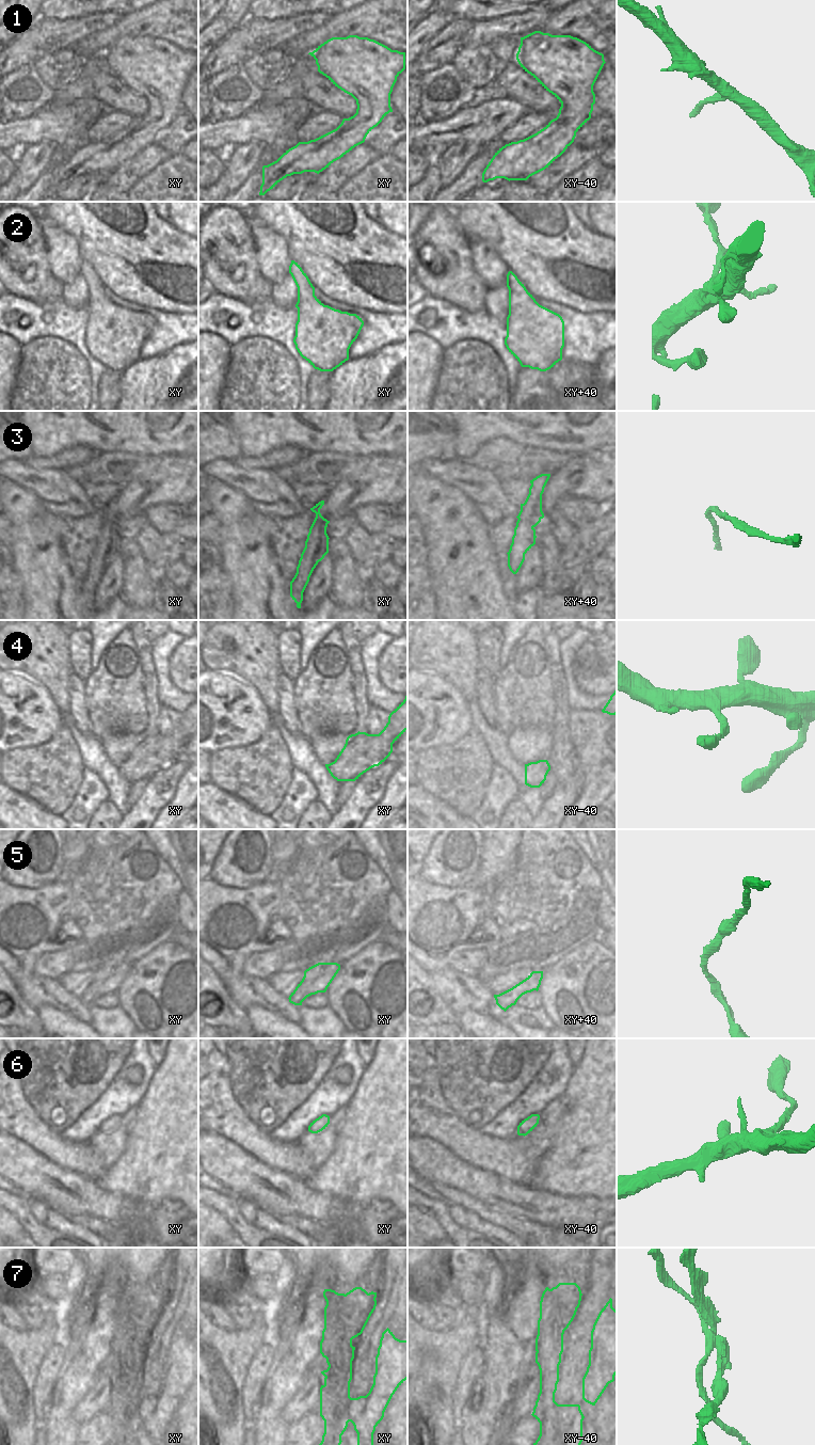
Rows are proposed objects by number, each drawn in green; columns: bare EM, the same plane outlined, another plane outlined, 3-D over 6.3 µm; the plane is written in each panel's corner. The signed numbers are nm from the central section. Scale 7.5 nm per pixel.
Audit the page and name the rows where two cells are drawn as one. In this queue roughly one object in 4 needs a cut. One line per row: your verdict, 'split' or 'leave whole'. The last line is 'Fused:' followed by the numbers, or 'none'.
1: leave whole
2: leave whole
3: leave whole
4: leave whole
5: leave whole
6: leave whole
7: split
Fused: 7

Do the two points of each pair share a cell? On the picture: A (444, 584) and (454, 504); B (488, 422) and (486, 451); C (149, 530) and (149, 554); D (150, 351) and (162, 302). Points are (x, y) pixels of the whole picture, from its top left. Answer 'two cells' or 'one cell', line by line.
A: one cell
B: two cells
C: one cell
D: two cells

